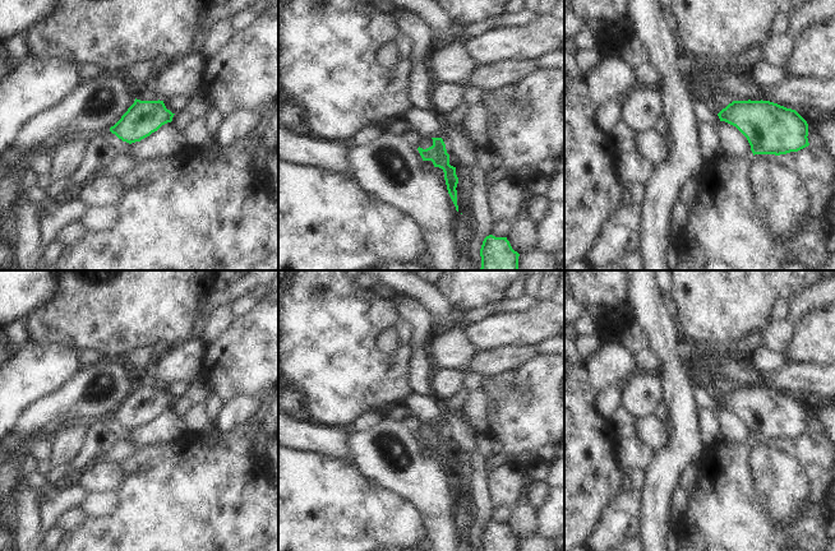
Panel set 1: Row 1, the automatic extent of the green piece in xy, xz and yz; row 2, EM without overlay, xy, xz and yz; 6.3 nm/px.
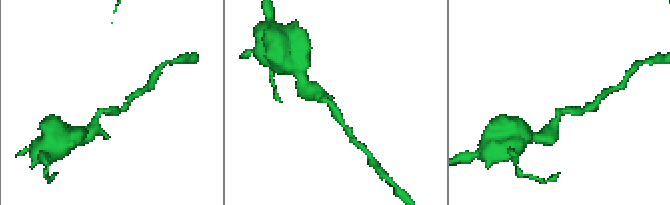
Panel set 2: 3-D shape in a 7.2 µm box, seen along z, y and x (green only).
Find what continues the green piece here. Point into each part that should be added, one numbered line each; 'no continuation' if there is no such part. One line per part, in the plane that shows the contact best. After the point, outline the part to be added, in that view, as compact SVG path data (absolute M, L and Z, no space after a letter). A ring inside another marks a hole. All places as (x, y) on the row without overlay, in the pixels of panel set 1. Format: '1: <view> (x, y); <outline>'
no continuation

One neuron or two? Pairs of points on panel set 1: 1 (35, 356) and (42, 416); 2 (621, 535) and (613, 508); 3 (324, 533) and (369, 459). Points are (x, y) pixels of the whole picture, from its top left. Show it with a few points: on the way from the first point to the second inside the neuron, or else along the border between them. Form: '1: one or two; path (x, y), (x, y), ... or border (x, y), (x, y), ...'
1: two; border (65, 382), (54, 392), (33, 401), (18, 417)
2: one; path (613, 532), (607, 526), (608, 515)
3: two; border (353, 463), (367, 478), (386, 490)

